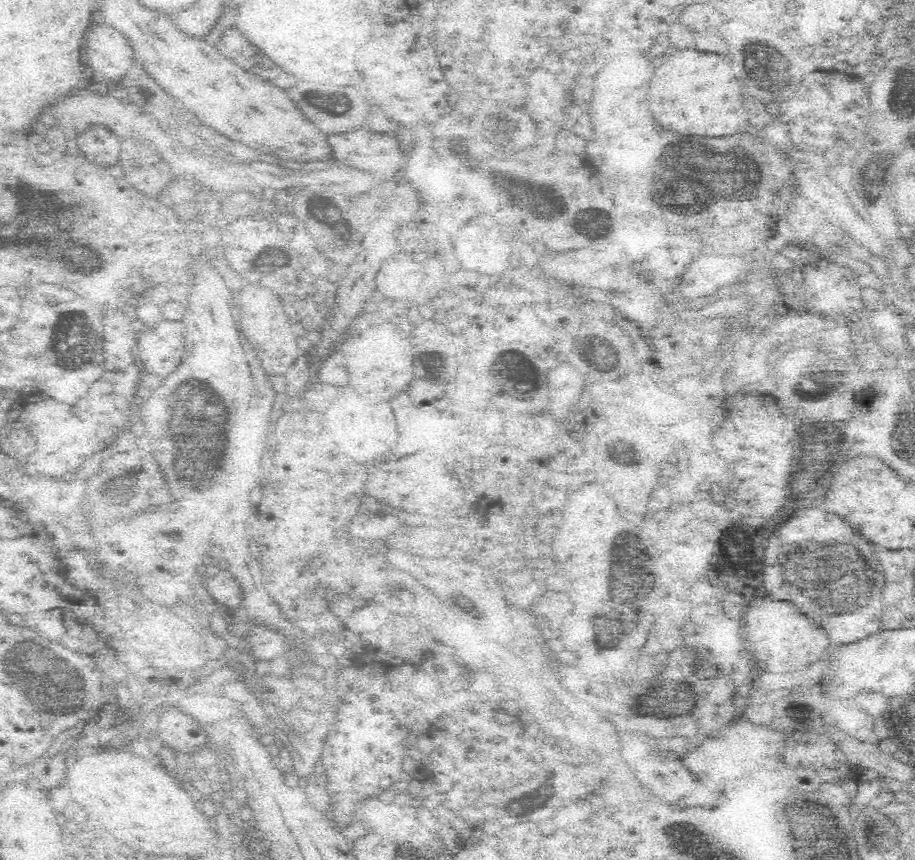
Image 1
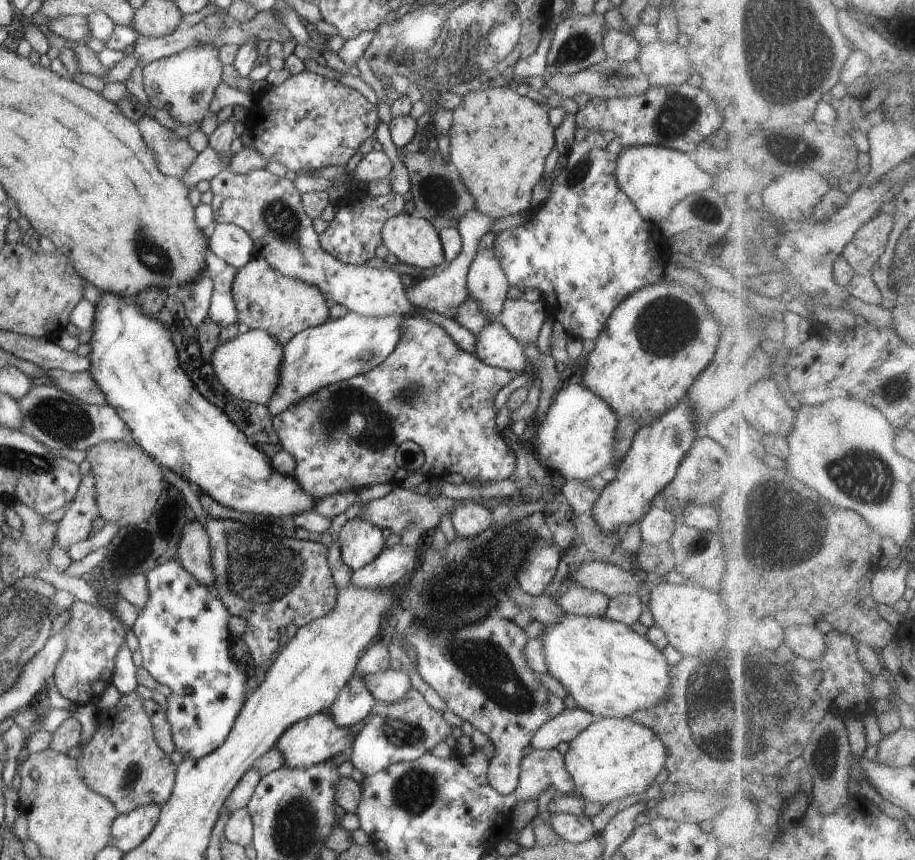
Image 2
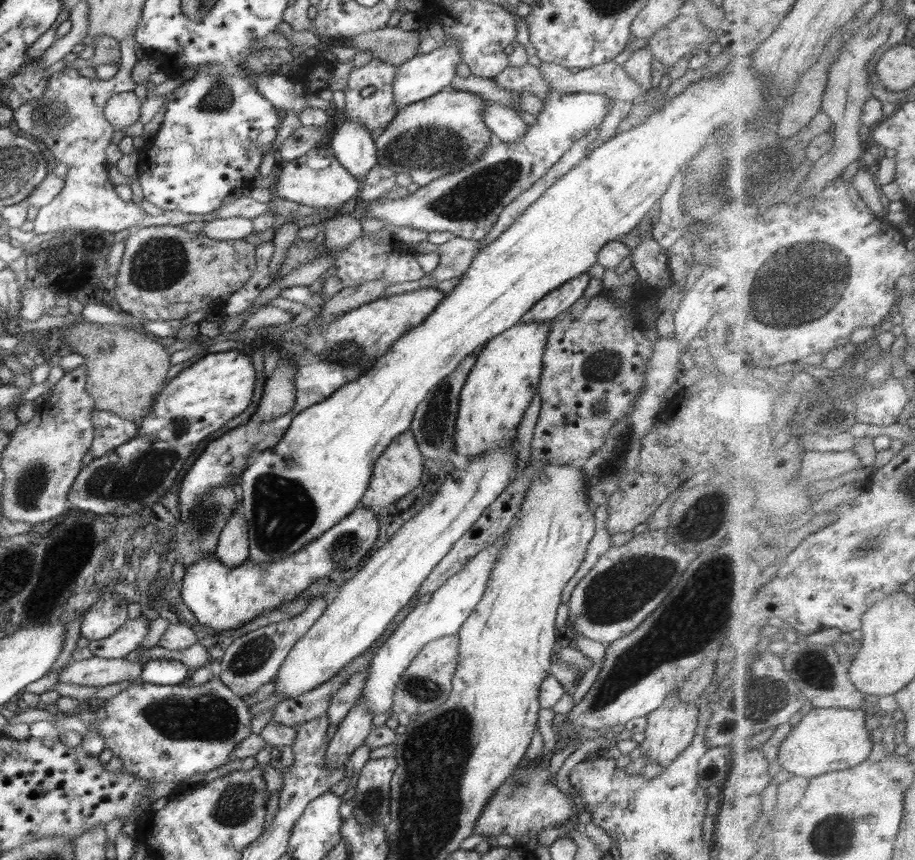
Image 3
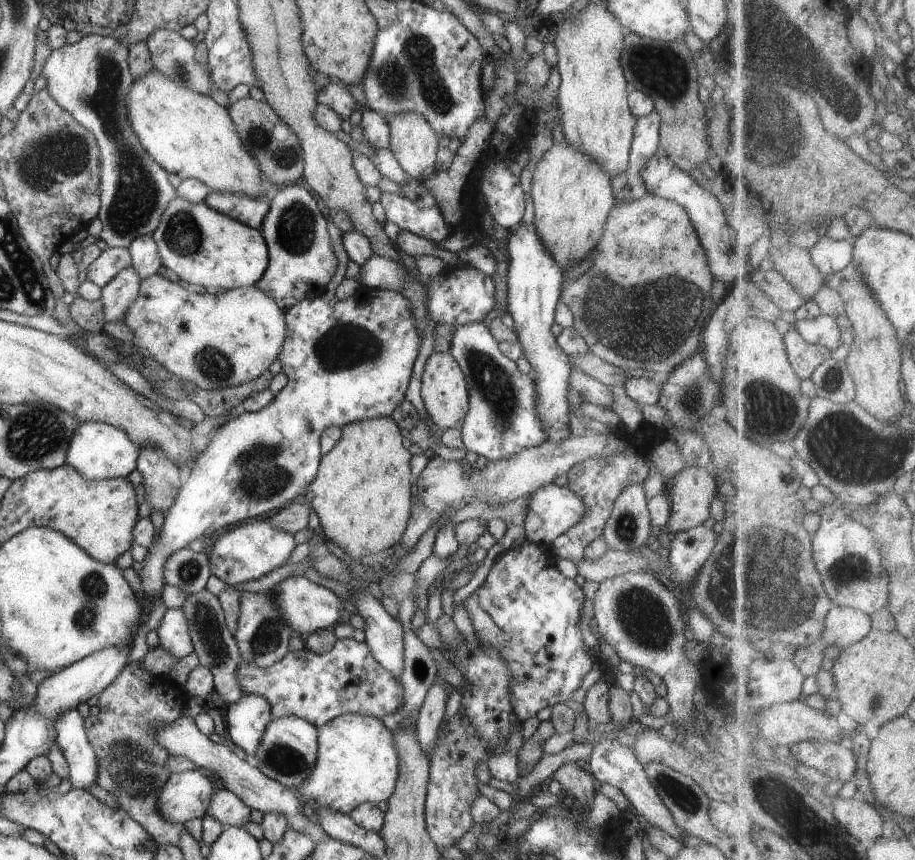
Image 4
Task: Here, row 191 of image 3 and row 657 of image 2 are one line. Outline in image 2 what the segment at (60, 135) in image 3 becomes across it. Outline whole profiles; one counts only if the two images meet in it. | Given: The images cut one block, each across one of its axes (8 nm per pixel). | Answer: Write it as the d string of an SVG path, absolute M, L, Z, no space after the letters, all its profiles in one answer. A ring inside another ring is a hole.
M75 601L72 608L67 610L70 614L68 623L63 628L68 630L67 648L64 655L59 659L55 674L52 676L60 694L68 699L68 702L77 703L79 706L85 706L89 703L97 704L105 690L112 683L115 658L118 655L118 650L123 646L125 641L125 630L122 622L116 622L114 616L103 609L94 608L84 602Z

